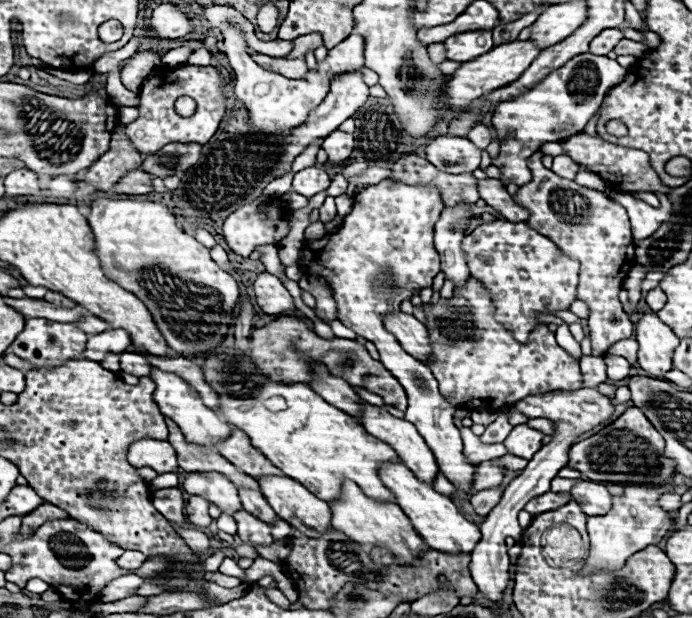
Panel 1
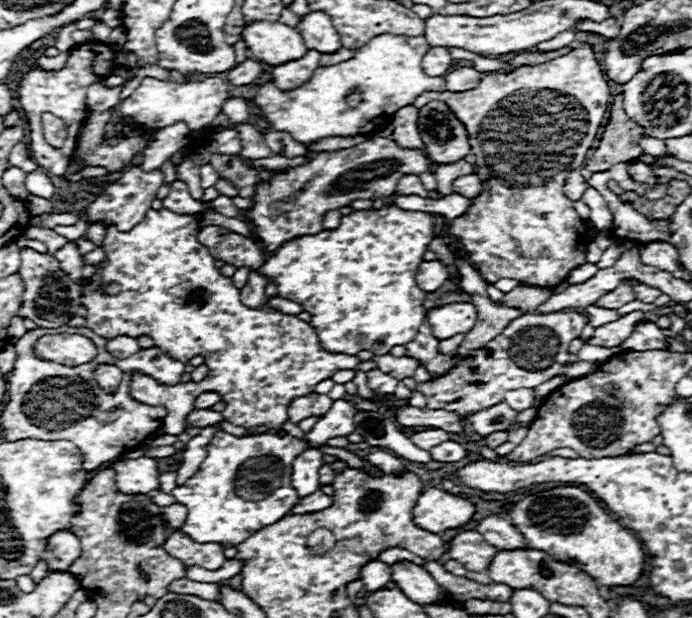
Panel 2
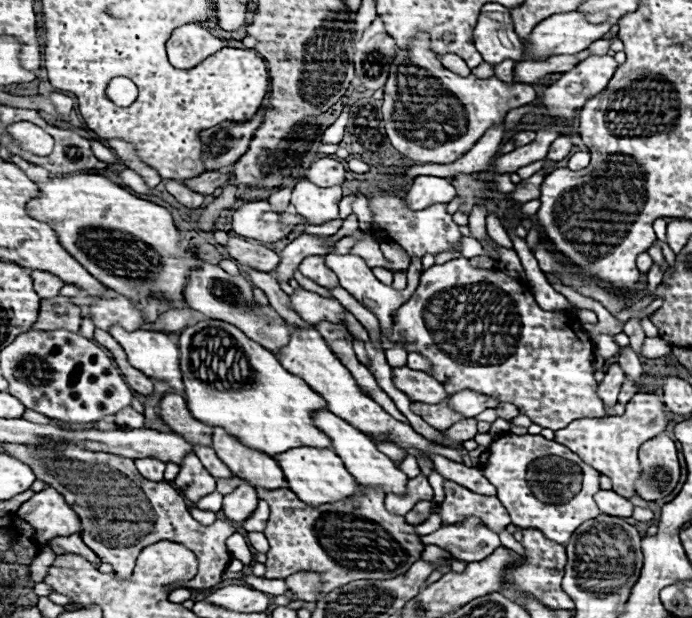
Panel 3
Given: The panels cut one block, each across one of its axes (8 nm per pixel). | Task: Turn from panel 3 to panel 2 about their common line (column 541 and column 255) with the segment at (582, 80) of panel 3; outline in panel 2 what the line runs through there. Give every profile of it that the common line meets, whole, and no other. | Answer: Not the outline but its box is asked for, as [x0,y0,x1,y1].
[254,34,446,146]

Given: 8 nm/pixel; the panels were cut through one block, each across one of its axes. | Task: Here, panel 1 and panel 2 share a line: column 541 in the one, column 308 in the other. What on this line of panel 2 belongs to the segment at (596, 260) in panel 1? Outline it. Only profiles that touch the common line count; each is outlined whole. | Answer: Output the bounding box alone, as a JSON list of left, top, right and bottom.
[246,138,428,254]

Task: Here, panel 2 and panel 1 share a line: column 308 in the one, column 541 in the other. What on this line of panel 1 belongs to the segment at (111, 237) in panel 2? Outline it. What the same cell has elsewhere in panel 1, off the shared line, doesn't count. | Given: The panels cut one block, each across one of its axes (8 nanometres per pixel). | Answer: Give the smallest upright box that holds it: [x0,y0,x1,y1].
[424,278,582,412]

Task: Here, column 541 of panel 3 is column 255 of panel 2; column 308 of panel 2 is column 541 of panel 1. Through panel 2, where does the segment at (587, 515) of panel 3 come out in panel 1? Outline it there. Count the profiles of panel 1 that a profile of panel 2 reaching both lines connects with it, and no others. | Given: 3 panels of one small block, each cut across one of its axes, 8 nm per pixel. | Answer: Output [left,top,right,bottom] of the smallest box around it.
[504,424,544,460]

